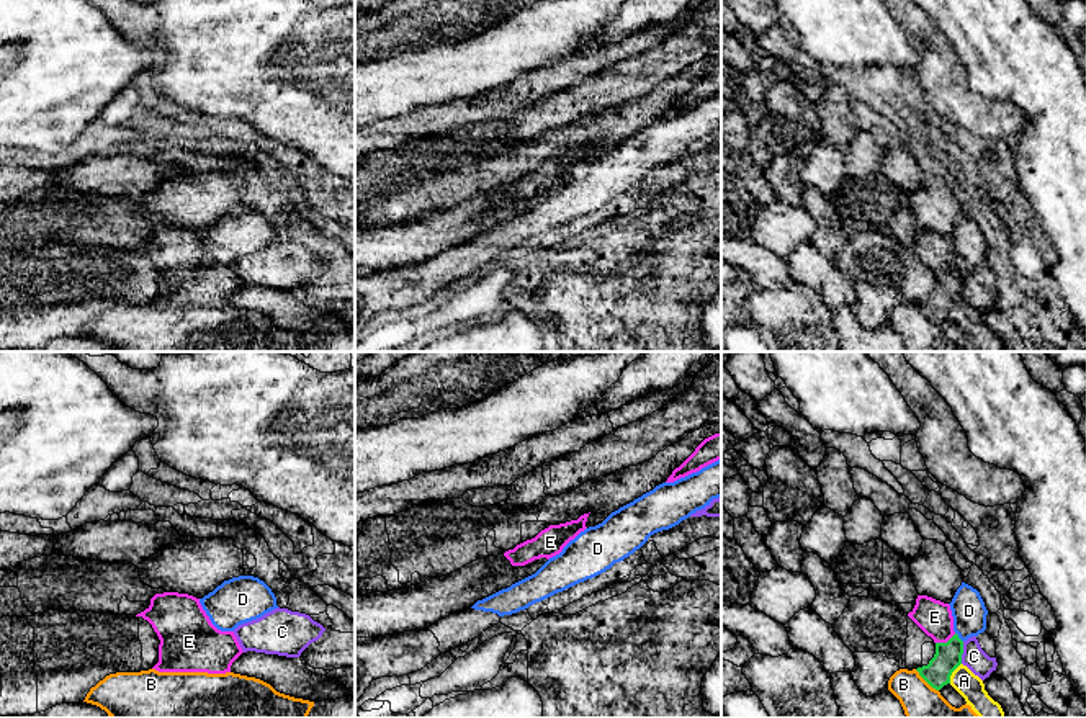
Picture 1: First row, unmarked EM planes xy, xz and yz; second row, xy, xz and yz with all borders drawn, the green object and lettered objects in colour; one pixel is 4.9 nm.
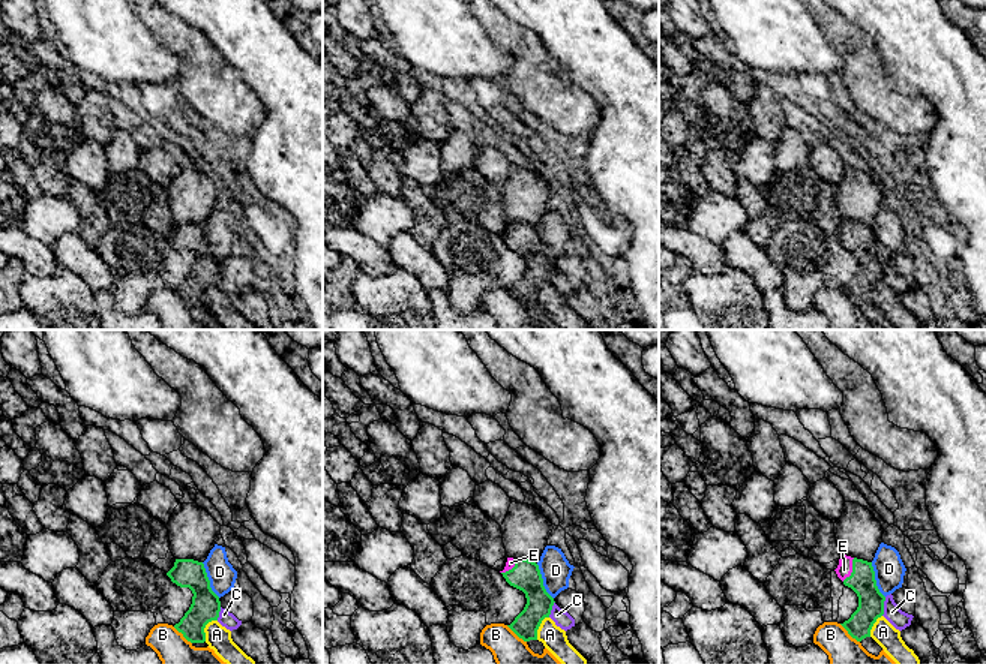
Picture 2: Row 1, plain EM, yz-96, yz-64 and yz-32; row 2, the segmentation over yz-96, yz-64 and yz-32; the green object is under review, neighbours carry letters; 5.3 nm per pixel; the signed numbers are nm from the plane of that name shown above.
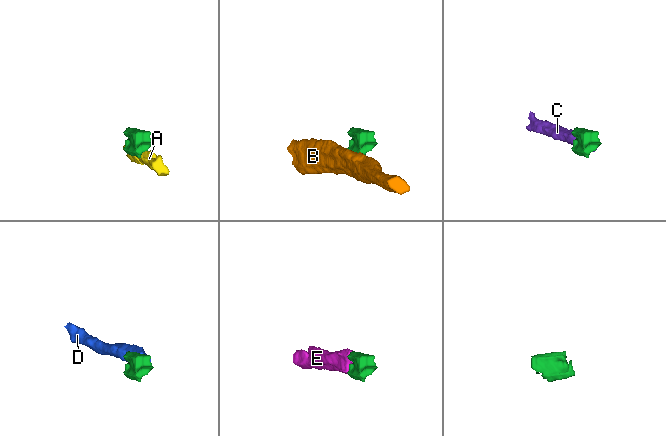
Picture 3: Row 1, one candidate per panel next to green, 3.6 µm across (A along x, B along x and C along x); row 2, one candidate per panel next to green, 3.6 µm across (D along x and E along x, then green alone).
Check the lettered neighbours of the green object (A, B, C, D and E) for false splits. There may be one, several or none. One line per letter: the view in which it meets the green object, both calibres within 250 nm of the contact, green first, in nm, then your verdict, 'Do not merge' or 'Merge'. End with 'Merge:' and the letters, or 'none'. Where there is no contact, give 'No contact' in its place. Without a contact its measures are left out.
A: Touches green in yz. Thickness 140 nm (green) against 120 nm. Do not merge
B: Touches green in yz. Thickness 140 nm (green) against 240 nm. Do not merge
C: Touches green in yz. Thickness 140 nm (green) against 110 nm. Do not merge
D: Touches green in yz. Thickness 140 nm (green) against 170 nm. Do not merge
E: Touches green in yz. Thickness 140 nm (green) against 170 nm. Merge
Merge: E

